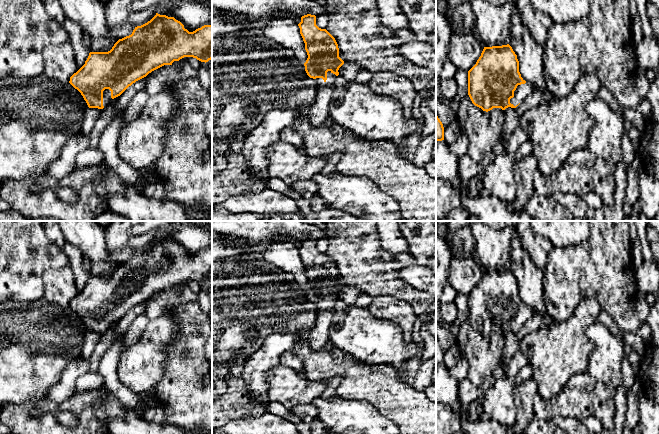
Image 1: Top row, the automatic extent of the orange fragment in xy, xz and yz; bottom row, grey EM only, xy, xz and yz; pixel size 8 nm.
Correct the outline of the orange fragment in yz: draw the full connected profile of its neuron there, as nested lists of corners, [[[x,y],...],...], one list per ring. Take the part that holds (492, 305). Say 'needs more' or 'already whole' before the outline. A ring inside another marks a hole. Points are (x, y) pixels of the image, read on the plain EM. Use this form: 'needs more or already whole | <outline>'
needs more | [[[507,269],[484,271],[476,288],[468,295],[468,319],[483,335],[516,332],[534,315],[519,296],[519,285]]]

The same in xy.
needs more | [[[156,237],[150,245],[135,251],[131,259],[119,263],[110,275],[90,276],[85,288],[70,301],[69,307],[81,317],[89,332],[103,333],[136,305],[184,281],[205,287],[212,283],[212,249],[189,256],[174,241]]]

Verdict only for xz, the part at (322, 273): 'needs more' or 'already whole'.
needs more

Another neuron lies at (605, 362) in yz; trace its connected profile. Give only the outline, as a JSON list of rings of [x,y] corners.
[[[595,322],[588,327],[586,337],[593,343],[587,371],[606,387],[612,390],[617,389],[623,380],[623,340],[612,334],[604,324],[599,322]]]

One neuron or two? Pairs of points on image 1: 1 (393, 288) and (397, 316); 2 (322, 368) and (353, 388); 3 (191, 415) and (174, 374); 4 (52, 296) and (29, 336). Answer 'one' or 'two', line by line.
1: two
2: one
3: one
4: two

